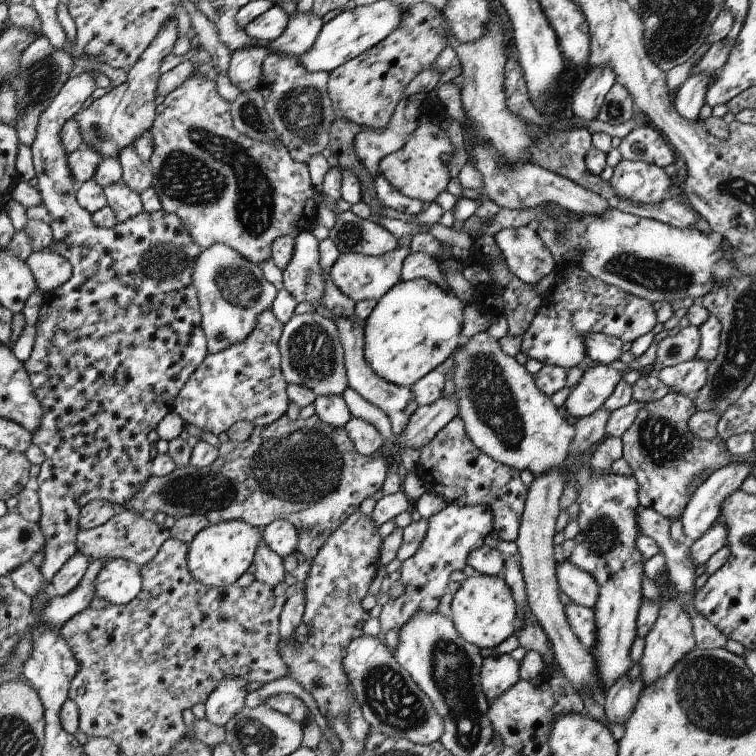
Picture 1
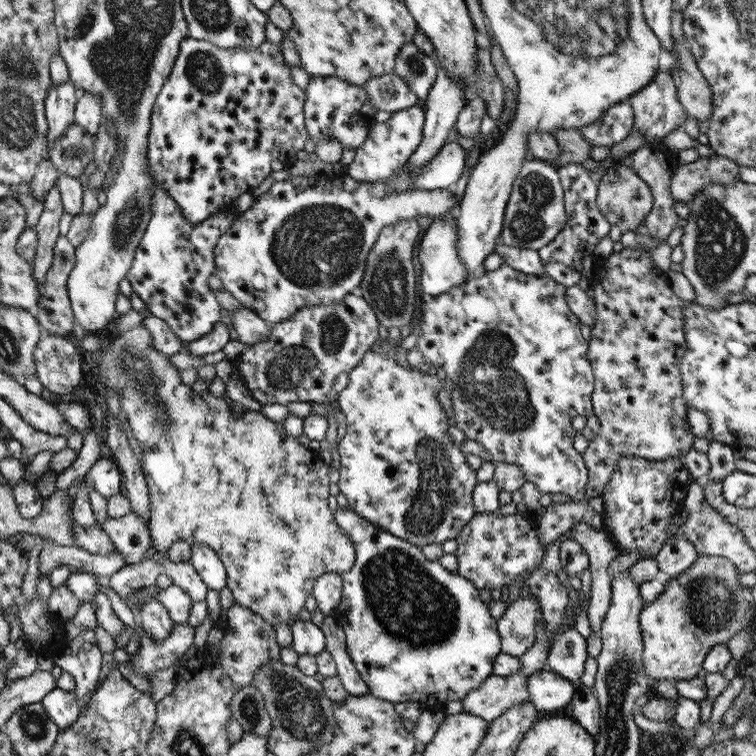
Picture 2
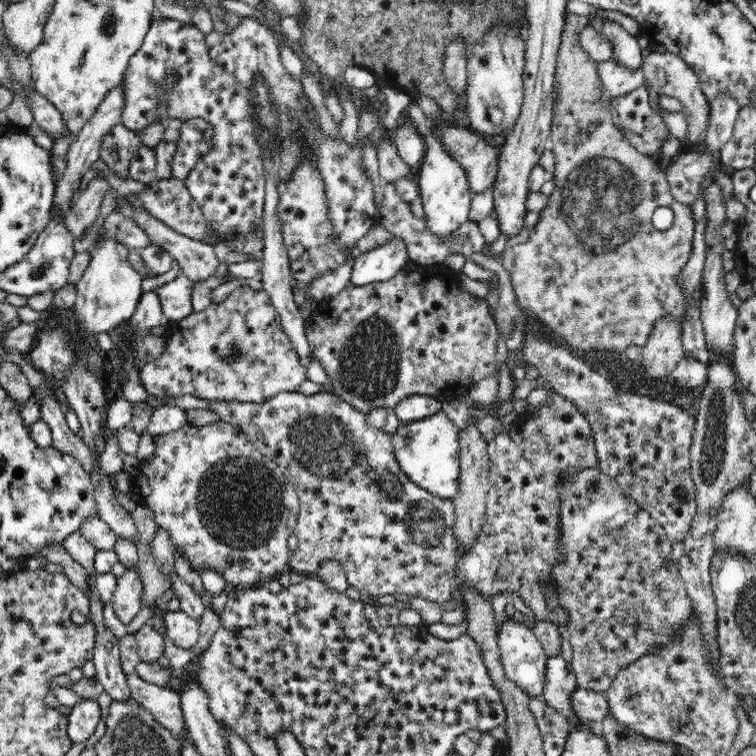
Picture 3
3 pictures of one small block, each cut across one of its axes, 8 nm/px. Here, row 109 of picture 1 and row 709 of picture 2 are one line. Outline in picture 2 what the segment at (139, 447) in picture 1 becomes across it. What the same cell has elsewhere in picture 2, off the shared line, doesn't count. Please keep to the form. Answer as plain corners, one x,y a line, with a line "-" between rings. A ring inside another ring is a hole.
60,687
54,688
42,698
42,705
48,716
61,728
70,728
80,718
80,706
74,692

